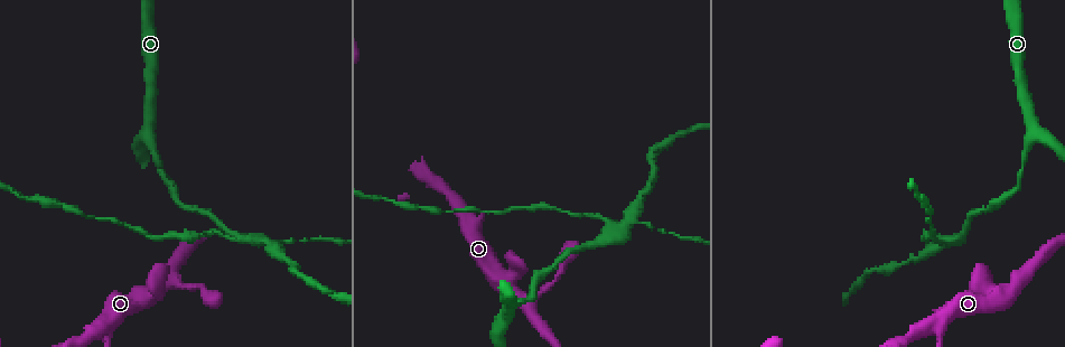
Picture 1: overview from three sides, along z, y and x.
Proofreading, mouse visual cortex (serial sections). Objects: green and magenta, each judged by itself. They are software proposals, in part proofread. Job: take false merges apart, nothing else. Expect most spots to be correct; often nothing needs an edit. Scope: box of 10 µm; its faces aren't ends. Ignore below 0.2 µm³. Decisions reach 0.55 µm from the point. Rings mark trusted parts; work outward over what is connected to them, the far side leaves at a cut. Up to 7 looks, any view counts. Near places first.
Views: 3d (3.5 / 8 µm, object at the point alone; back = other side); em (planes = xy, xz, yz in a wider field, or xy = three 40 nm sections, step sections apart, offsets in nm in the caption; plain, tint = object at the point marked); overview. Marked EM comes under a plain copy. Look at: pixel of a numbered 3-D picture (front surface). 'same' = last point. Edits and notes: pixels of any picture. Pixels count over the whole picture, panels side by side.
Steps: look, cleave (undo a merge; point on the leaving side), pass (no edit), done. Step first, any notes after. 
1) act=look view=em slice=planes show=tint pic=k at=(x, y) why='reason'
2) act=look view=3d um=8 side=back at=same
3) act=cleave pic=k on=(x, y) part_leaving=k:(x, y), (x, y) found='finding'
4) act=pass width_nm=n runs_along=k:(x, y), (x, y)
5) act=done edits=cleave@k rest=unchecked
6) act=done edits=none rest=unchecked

act=look view=3d um=8 pic=1 at=(1036, 137) why='three-way junction'

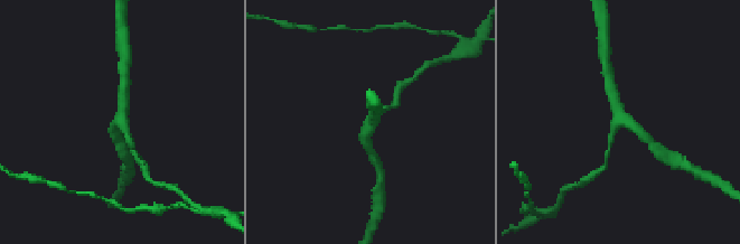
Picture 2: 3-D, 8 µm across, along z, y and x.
act=look view=em slice=xy step=3 show=tint at=same why='need the tissue'

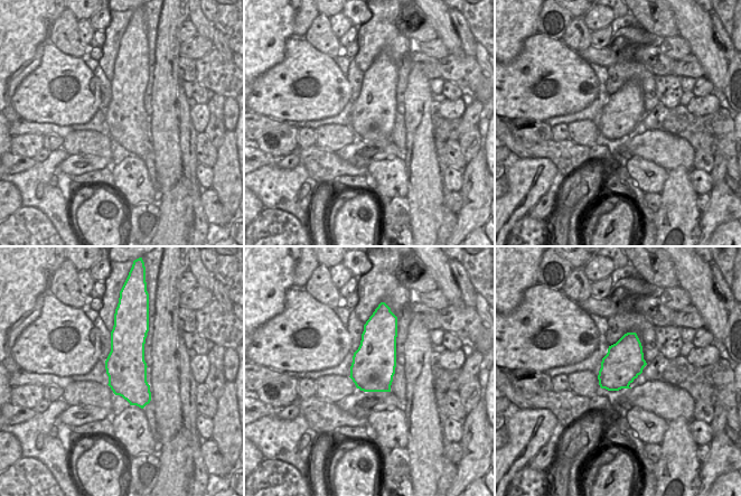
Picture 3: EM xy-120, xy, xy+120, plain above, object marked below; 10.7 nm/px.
act=pass arm_widths_nm=200,250,350 runs_along=2:(123, 88), (122, 123), (132, 148) found='all the same cell'

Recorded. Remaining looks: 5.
act=look view=3d um=3.5 pic=1 at=(254, 240) why='three-way junction'

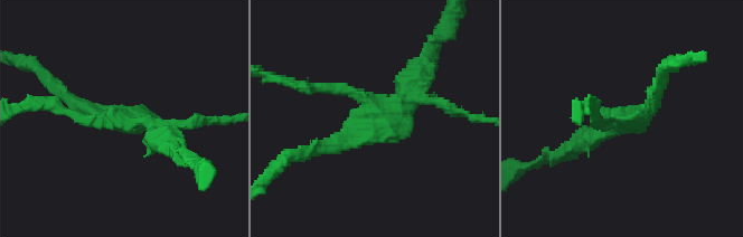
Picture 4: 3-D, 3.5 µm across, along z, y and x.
act=look view=em slice=xy step=2 show=tint pic=4 at=(371, 126) why='now the EM'

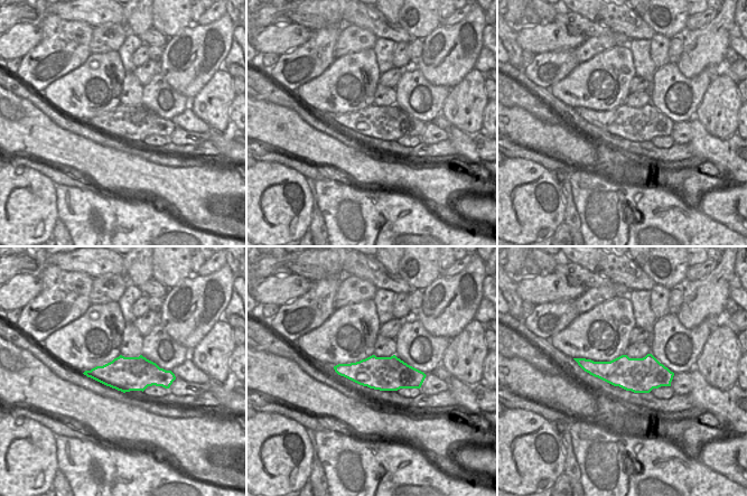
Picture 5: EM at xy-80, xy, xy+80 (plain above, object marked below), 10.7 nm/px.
act=cleave pic=4 on=(81, 119) found='a second cell is stuck on'

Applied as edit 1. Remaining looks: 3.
act=look view=overview

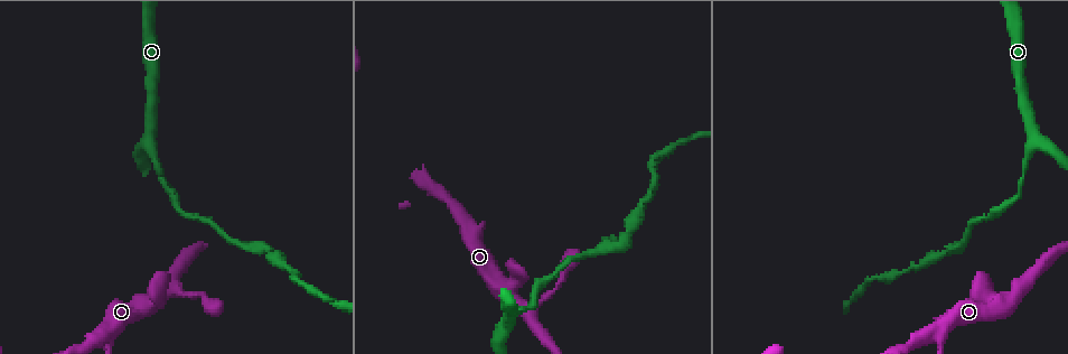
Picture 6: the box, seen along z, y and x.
act=look view=3d um=3.5 pic=6 at=(663, 153) why='abrupt turn'

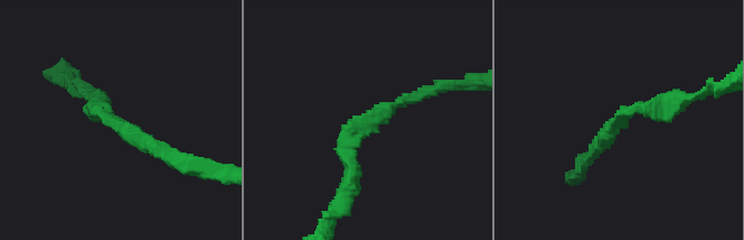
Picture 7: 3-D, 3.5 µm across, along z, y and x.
act=look view=em slice=planes show=tint pic=7 at=(112, 117) why='shape alone is not enough'

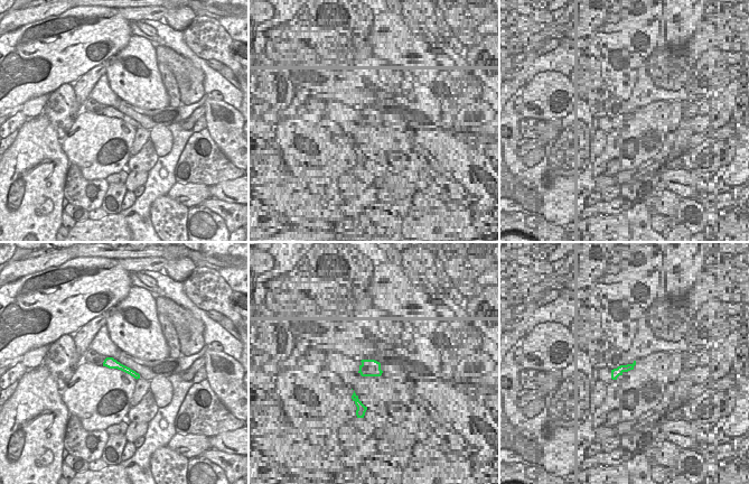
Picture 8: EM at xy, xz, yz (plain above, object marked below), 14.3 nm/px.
act=pass width_nm=160 runs_along=7:(349, 183), (349, 131), (421, 94) found='continuous, no second cell'

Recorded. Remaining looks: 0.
act=done edits=cleave@4 rest=unchecked

